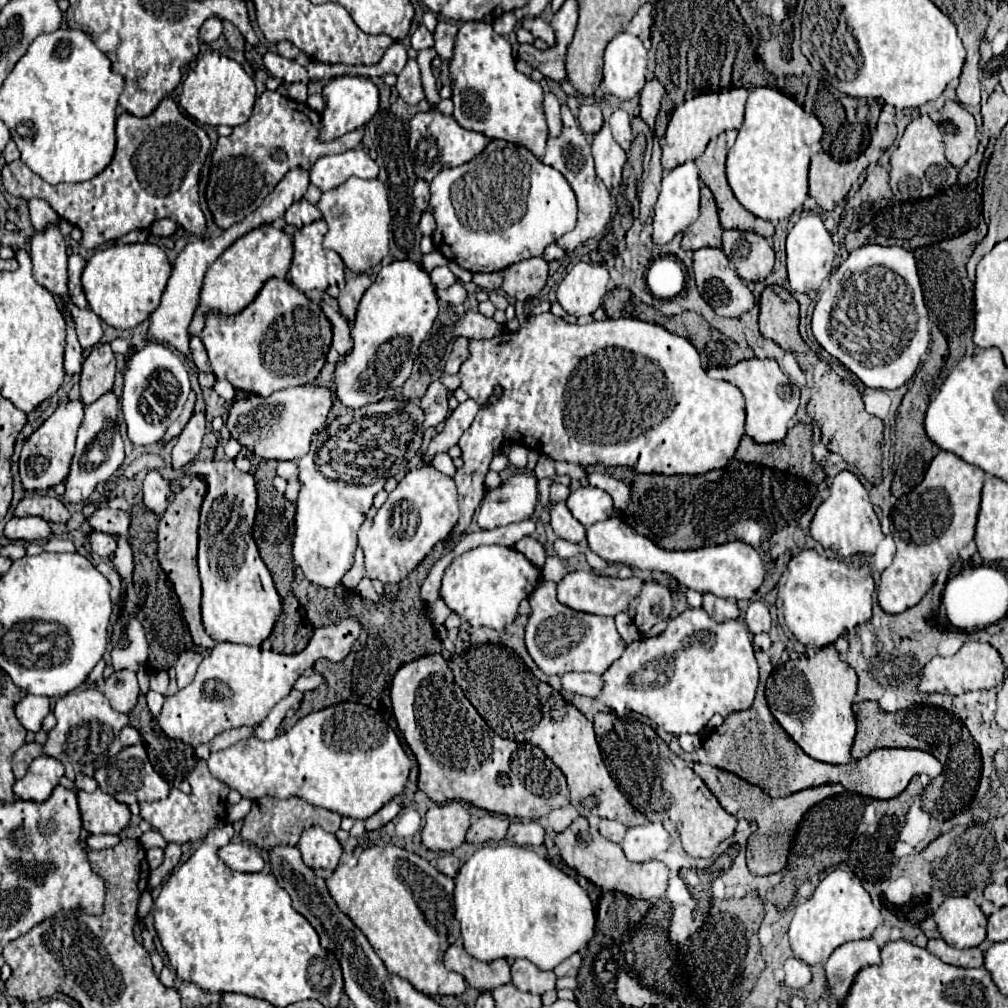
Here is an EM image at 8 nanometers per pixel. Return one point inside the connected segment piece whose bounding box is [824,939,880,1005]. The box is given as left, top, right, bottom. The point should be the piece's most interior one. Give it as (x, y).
(841, 969)

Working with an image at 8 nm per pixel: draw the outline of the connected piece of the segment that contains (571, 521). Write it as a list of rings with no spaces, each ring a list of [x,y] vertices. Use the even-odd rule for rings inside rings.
[[[566,503],[550,505],[550,525],[554,533],[570,543],[584,543],[586,541],[586,527],[572,517]]]

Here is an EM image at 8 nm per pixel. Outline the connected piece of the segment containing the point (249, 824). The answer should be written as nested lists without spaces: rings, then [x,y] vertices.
[[[262,797],[252,801],[252,809],[250,813],[244,817],[244,825],[242,825],[242,839],[256,845],[262,851],[270,851],[276,845],[296,845],[302,831],[306,831],[308,827],[322,827],[328,833],[336,833],[340,829],[340,815],[322,807],[314,807],[298,797],[292,799],[272,799],[272,797]]]

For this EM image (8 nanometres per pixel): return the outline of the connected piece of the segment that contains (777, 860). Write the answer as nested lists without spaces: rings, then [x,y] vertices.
[[[696,763],[694,765],[694,771],[704,779],[704,783],[708,785],[708,789],[716,795],[716,799],[720,801],[720,805],[730,815],[734,815],[736,819],[748,819],[748,821],[758,823],[756,833],[748,839],[748,851],[746,851],[748,869],[754,875],[770,875],[770,873],[776,873],[776,871],[784,869],[786,867],[786,861],[788,861],[792,837],[794,837],[796,827],[802,821],[804,813],[810,807],[814,807],[816,803],[820,803],[822,799],[832,797],[832,795],[844,791],[844,787],[840,783],[830,783],[830,785],[818,785],[818,787],[802,789],[802,791],[792,793],[792,795],[782,797],[782,799],[772,799],[760,787],[750,785],[748,781],[740,779],[738,775],[734,775],[730,771],[724,771],[724,769],[718,769],[714,765]]]

